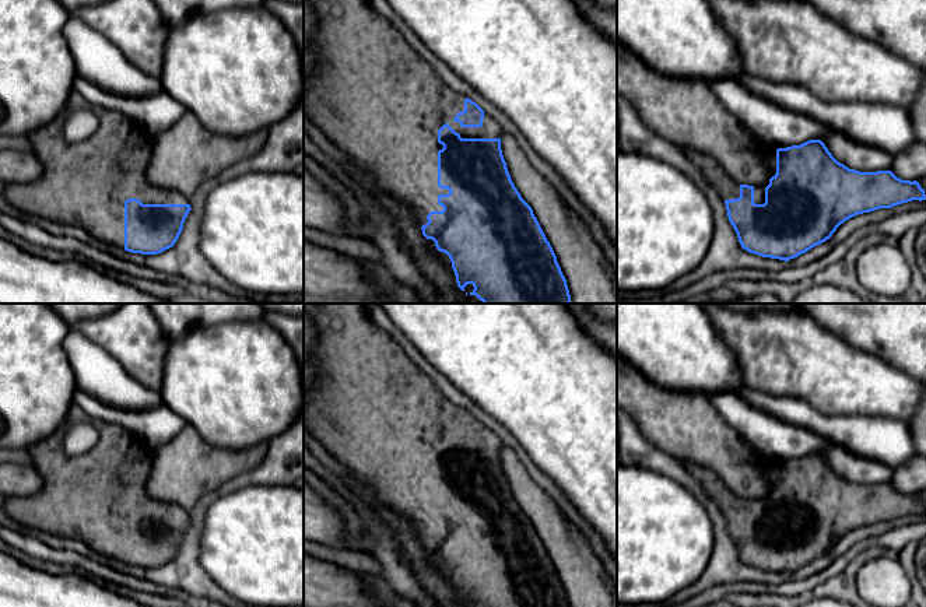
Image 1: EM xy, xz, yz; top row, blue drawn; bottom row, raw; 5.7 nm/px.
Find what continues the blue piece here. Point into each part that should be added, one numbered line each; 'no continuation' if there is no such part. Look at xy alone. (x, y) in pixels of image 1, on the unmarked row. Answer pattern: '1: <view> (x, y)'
1: xy (86, 493)

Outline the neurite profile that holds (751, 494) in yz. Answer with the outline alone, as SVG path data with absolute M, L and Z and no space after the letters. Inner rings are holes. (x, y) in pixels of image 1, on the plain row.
M618 354L617 407L634 418L652 445L681 462L712 470L740 498L764 498L772 491L761 474L755 449L723 420L706 396L662 387Z

